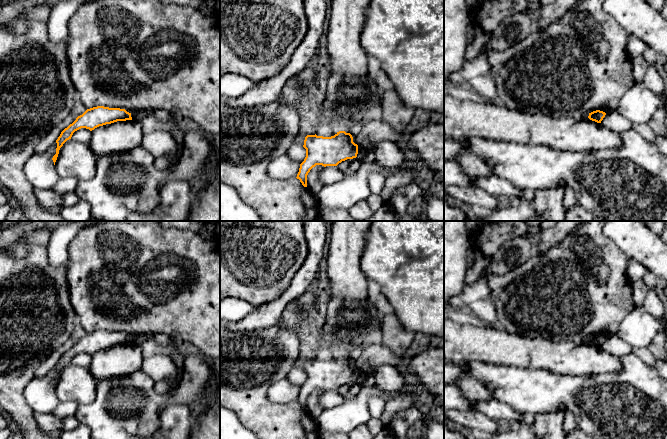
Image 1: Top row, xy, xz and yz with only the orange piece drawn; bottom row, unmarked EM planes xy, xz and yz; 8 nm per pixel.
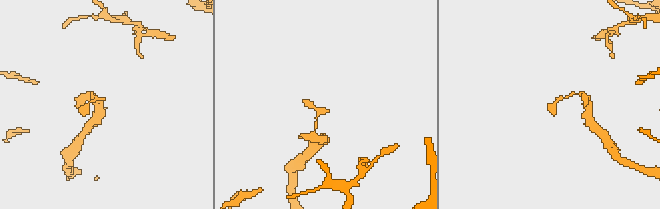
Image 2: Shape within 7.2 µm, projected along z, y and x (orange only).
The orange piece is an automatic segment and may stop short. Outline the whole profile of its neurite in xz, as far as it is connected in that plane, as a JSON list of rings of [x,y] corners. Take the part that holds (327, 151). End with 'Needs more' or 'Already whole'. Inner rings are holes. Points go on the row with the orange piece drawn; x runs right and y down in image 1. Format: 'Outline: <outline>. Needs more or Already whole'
Outline: [[[339,131],[334,136],[323,137],[315,135],[307,135],[304,140],[303,147],[306,149],[306,157],[300,164],[297,179],[300,180],[304,187],[307,187],[307,175],[310,170],[316,165],[337,166],[342,161],[357,157],[358,145],[353,142],[353,137],[350,133]]]. Already whole

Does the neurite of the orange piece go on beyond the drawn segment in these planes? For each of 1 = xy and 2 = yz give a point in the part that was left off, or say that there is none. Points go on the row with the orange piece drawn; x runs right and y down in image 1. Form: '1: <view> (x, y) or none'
1: none
2: none

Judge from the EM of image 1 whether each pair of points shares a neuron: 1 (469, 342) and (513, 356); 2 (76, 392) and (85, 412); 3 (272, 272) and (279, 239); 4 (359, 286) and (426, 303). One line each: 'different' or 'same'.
1: same
2: different
3: same
4: different

